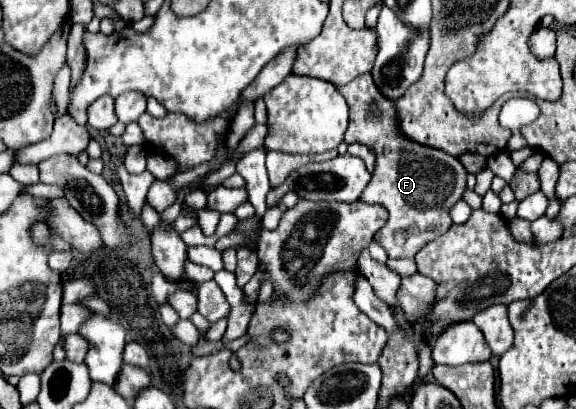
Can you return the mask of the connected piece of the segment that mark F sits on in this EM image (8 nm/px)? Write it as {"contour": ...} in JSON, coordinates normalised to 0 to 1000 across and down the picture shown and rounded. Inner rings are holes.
{"contour":[[[630,181],[599,210],[585,210],[606,259],[606,313],[599,347],[623,347],[655,377],[651,421],[627,489],[641,499],[661,499],[675,518],[672,548],[651,572],[651,587],[672,611],[675,631],[717,631],[727,606],[773,572],[783,553],[780,509],[800,489],[811,450],[811,416],[797,386],[734,352],[720,352],[693,323],[686,284],[686,249],[665,235],[644,181]]]}

